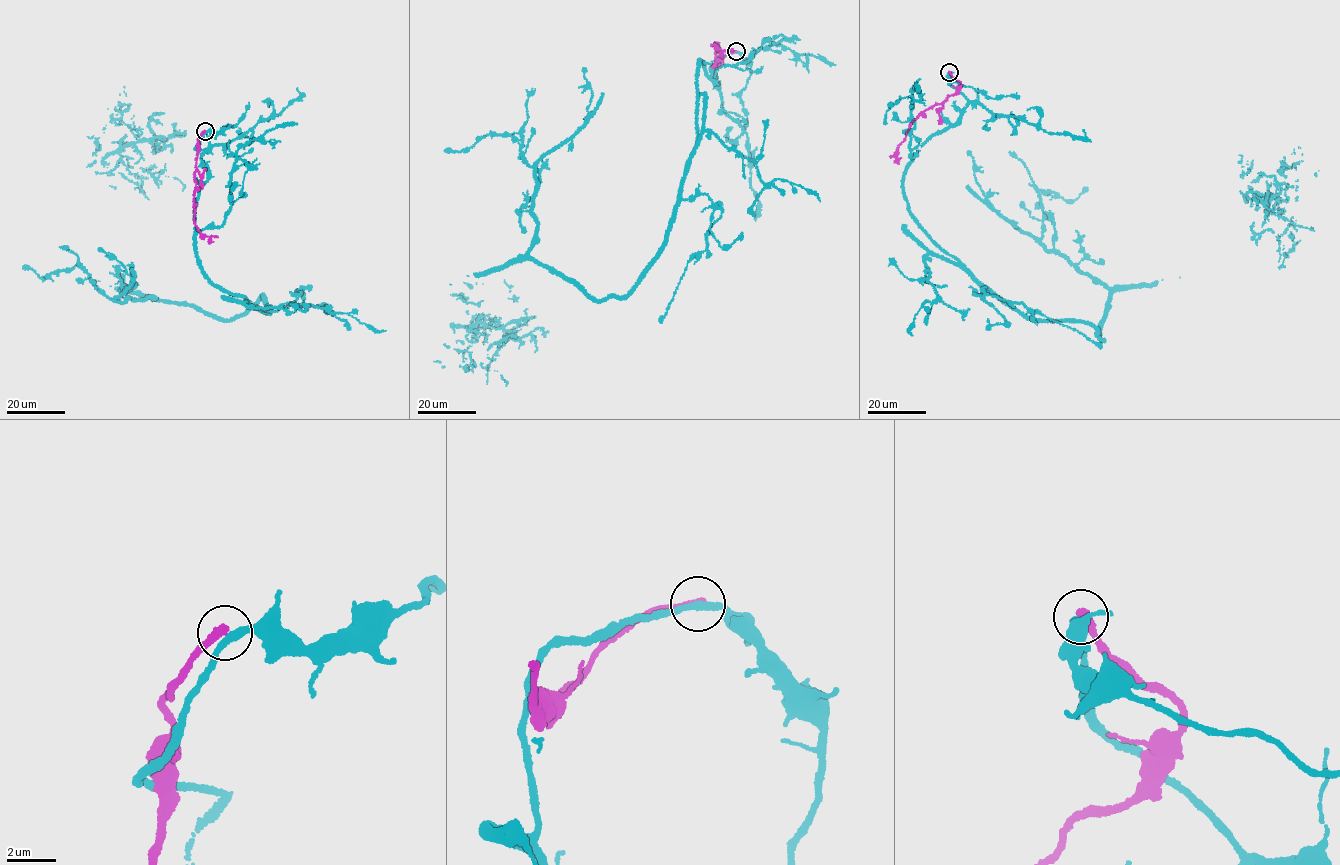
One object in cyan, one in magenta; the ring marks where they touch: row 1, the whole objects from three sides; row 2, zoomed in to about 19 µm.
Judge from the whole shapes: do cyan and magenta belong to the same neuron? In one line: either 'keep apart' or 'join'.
keep apart

